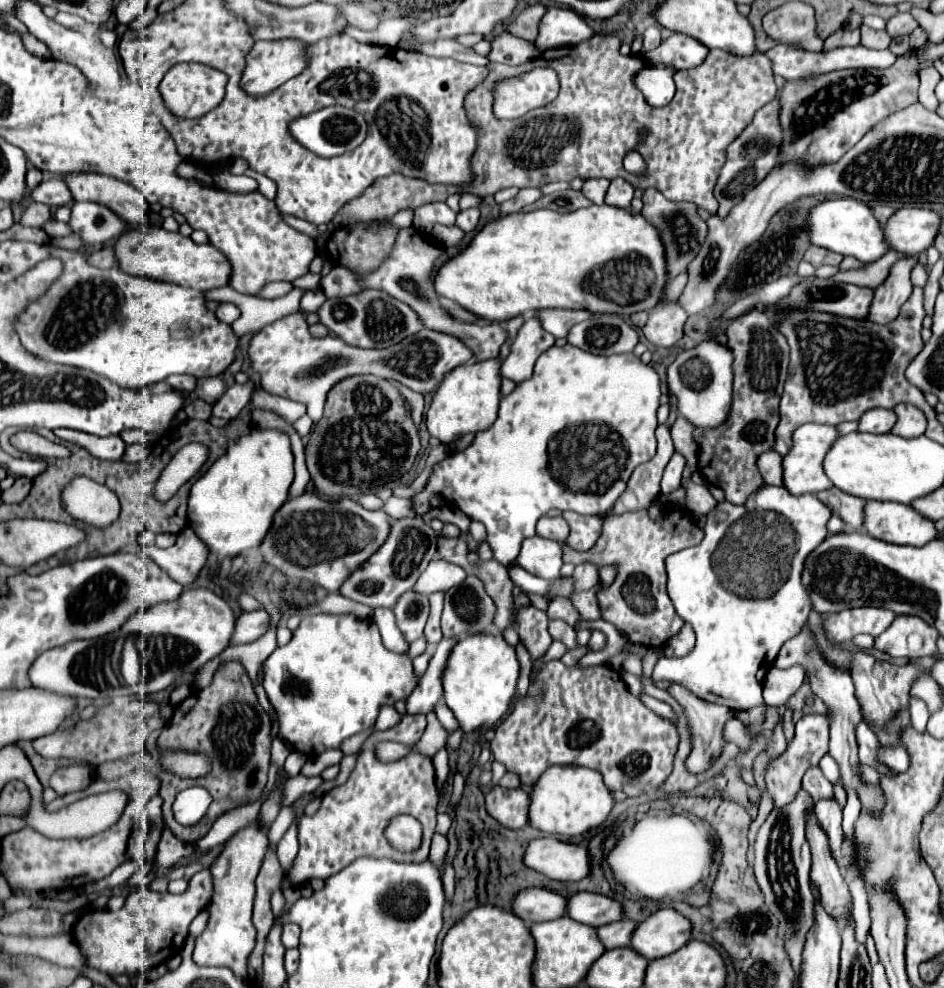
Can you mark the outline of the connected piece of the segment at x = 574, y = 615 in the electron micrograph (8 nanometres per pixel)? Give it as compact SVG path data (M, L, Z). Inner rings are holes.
M555 597L553 601L549 601L547 617L549 619L561 619L561 621L565 621L569 625L575 625L581 619L579 613L575 611L575 607L571 605L571 601L565 599L565 597Z

